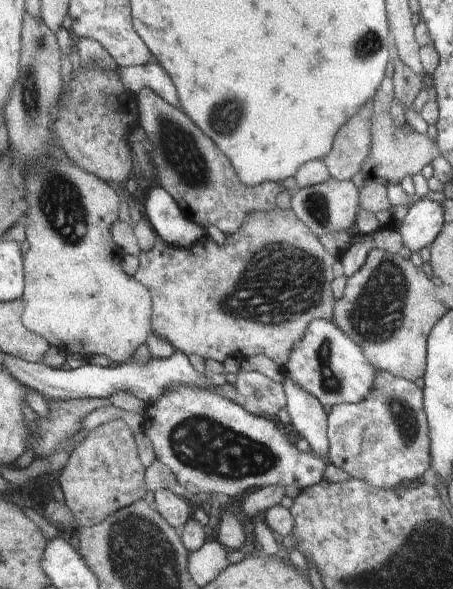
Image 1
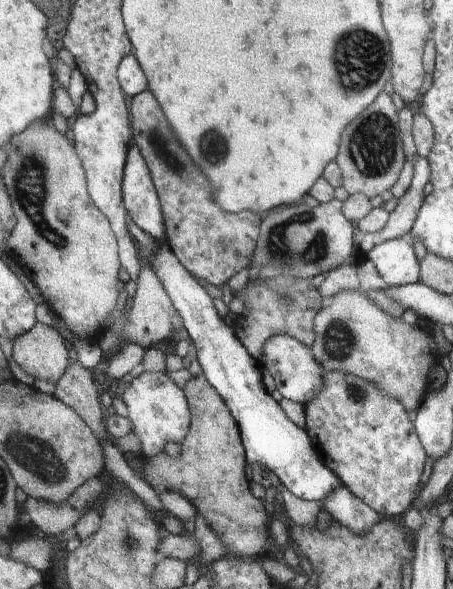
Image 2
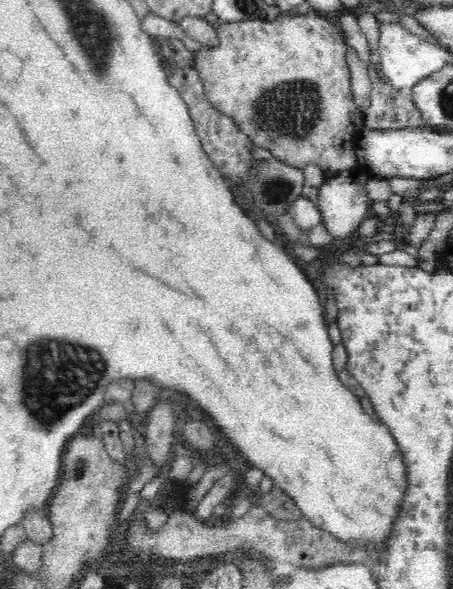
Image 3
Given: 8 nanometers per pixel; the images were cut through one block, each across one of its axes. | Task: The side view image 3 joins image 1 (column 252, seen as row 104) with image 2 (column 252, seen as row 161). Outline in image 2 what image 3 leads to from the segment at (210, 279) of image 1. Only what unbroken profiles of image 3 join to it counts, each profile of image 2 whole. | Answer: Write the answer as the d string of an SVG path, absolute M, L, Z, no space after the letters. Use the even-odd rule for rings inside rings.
M277 275L273 280L249 282L244 290L236 294L249 310L245 316L238 316L234 330L248 351L256 358L261 357L265 342L275 335L285 335L299 340L311 348L315 344L313 322L317 312L323 307L323 296L313 286L313 280L303 280L289 275Z

